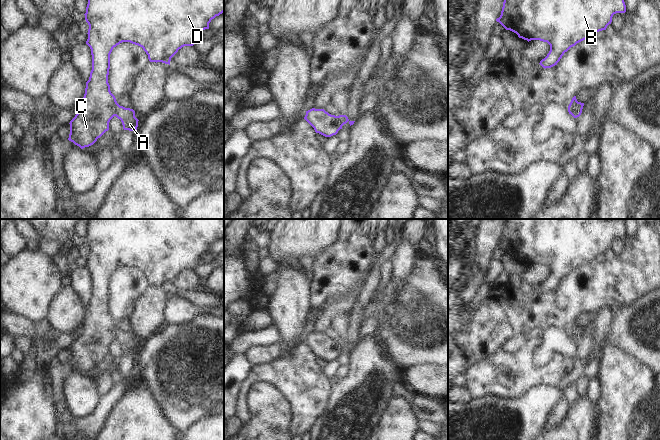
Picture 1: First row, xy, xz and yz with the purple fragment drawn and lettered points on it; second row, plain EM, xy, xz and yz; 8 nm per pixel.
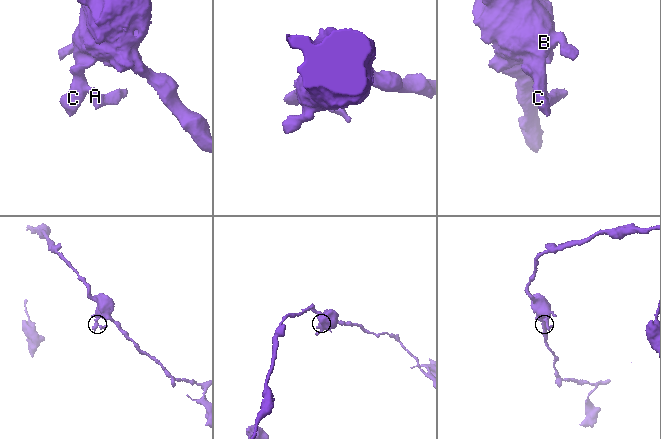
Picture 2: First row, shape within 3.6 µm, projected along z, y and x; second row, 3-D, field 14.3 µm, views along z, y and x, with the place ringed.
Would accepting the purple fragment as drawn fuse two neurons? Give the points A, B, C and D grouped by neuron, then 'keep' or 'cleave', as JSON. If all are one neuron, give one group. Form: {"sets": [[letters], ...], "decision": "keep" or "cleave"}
{"sets": [["A"], ["B", "C", "D"]], "decision": "cleave"}

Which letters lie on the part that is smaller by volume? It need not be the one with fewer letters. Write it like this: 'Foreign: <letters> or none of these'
Foreign: A

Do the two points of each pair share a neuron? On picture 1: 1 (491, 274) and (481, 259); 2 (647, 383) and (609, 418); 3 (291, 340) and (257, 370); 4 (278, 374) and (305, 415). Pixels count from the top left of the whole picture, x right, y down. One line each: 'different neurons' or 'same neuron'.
1: different neurons
2: same neuron
3: different neurons
4: same neuron

